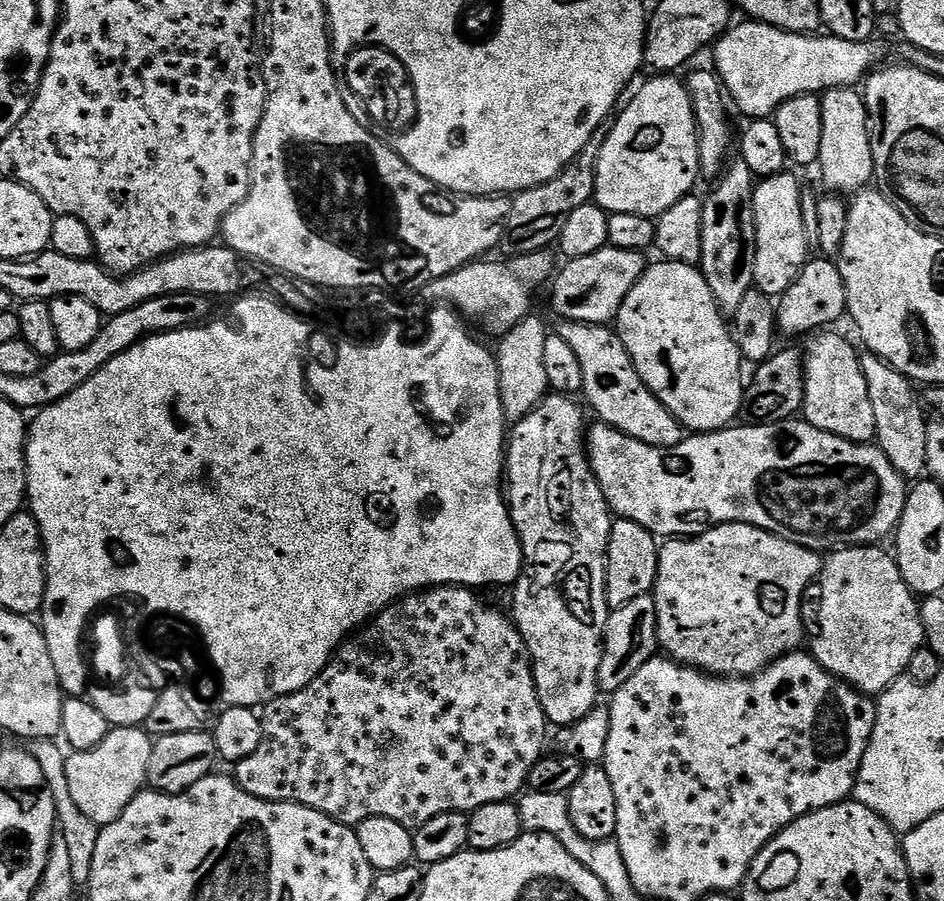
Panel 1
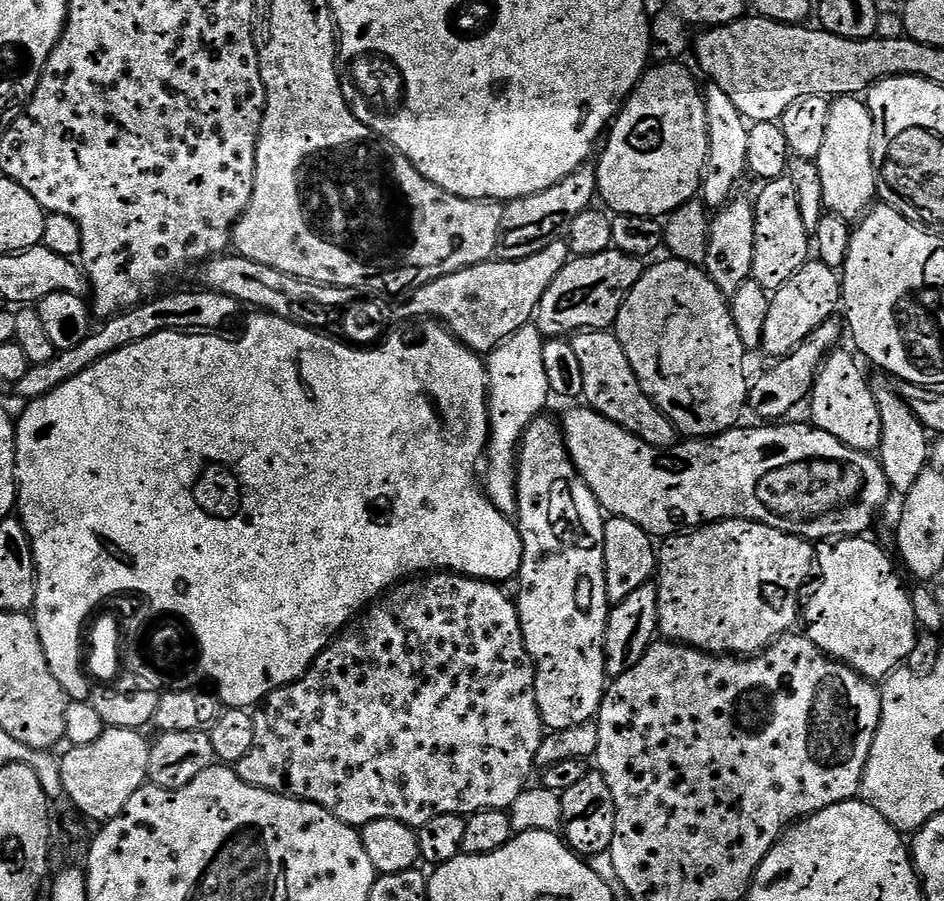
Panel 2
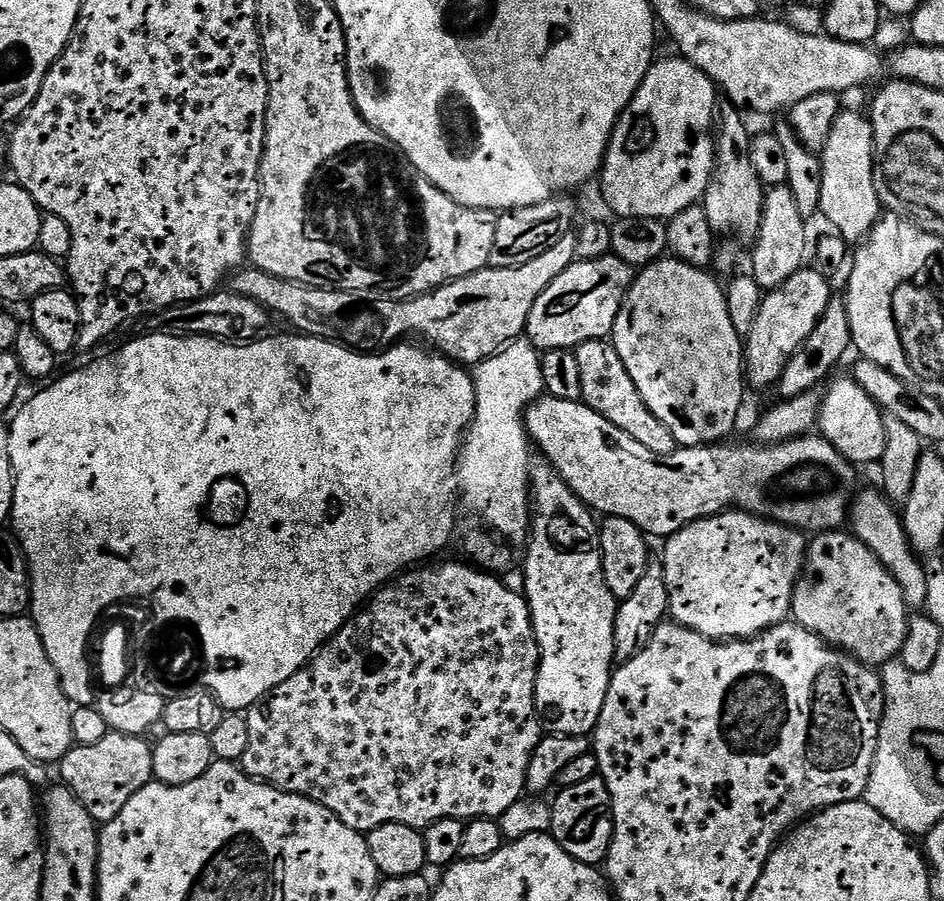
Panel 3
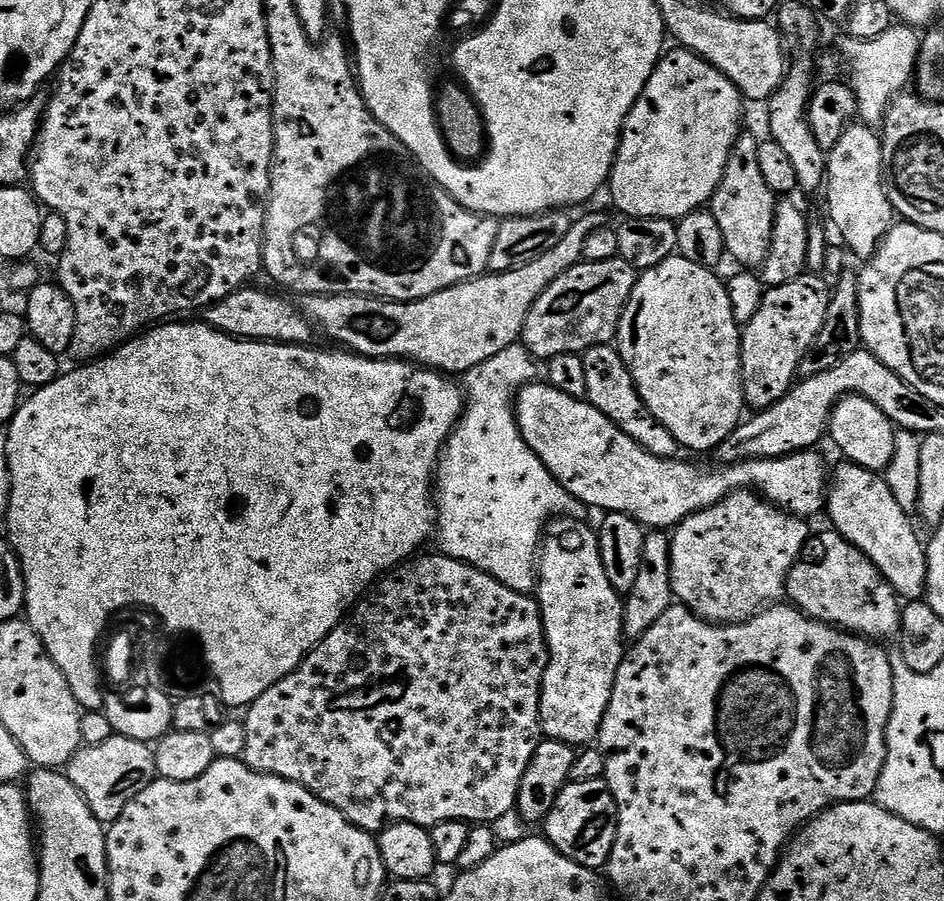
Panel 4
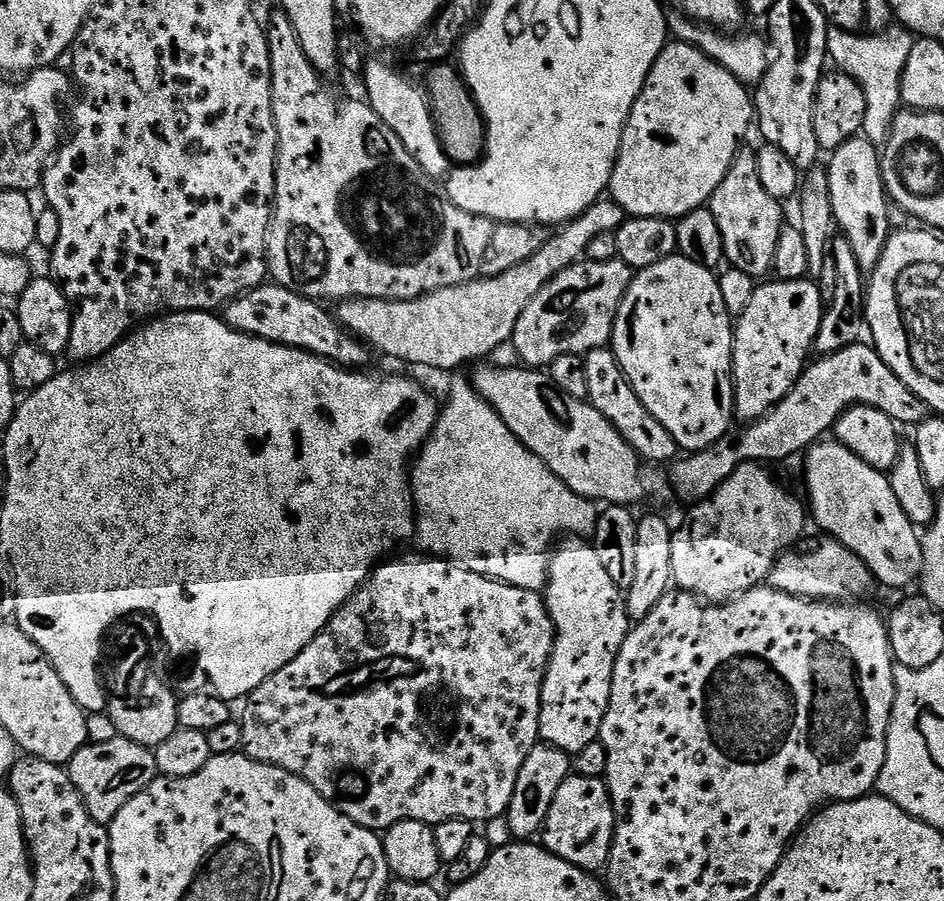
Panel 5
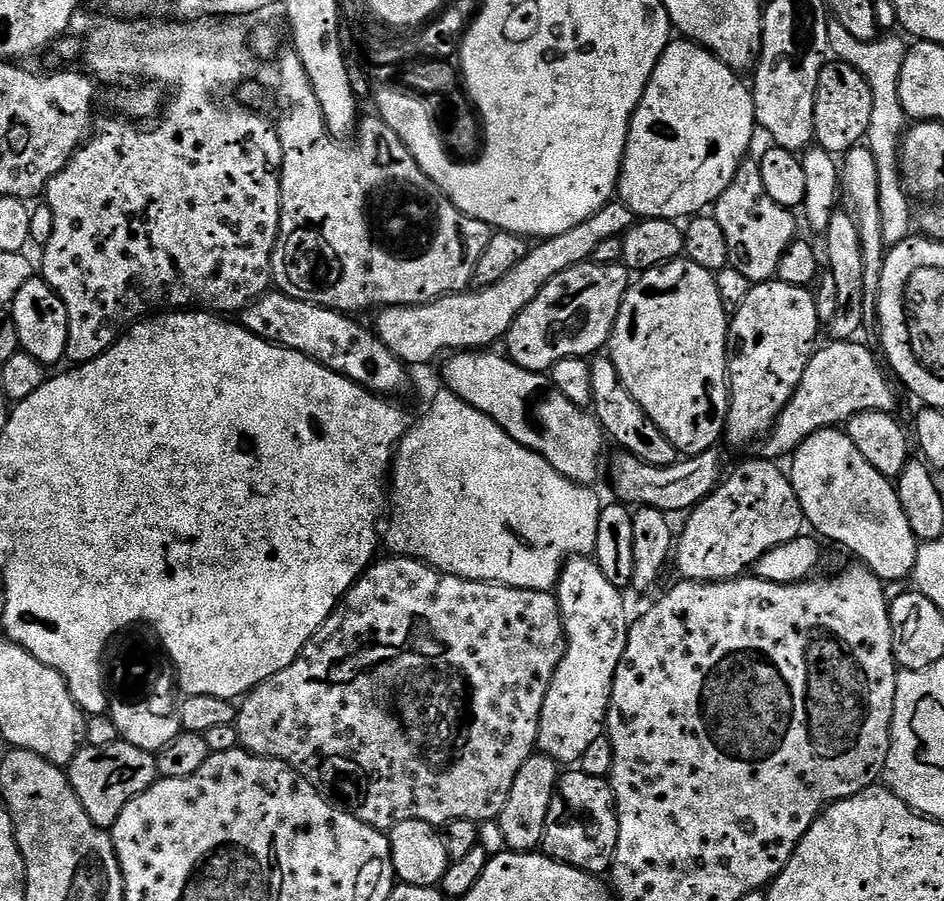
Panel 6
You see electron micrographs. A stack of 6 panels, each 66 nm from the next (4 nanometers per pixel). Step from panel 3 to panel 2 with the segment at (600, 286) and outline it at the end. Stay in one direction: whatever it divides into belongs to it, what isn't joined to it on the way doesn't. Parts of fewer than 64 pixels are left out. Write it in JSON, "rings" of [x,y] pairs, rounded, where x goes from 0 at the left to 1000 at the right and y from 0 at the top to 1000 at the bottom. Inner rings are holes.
{"rings":[[[651,277],[603,287],[568,341],[566,358],[578,375],[597,375],[620,366],[647,365],[667,322],[678,312],[683,300],[684,293],[679,285]]]}

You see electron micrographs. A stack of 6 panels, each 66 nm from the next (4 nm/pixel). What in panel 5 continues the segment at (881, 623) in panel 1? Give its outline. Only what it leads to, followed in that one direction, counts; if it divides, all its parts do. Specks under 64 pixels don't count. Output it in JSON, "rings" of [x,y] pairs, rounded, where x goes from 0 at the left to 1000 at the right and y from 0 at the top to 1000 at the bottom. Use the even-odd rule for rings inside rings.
{"rings":[[[870,594],[870,599],[860,599],[856,613],[836,610],[825,617],[818,629],[816,648],[821,656],[838,661],[850,661],[853,666],[876,666],[878,668],[915,668],[930,645],[913,619],[905,615],[895,604],[880,595]]]}

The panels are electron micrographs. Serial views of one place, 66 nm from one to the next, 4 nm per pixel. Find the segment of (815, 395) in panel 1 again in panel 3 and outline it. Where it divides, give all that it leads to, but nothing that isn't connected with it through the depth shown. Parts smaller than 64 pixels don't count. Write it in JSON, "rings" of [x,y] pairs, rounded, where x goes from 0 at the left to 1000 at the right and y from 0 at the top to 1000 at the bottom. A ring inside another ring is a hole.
{"rings":[[[905,420],[885,422],[876,427],[877,436],[874,434],[871,440],[867,467],[868,483],[877,488],[879,495],[883,495],[883,499],[888,499],[888,504],[892,504],[904,517],[931,516],[934,504],[939,504],[938,458]]]}

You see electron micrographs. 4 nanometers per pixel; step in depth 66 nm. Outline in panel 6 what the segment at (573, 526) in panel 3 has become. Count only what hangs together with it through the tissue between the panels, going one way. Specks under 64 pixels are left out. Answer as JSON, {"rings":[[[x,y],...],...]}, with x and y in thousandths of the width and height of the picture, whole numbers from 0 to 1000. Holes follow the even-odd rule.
{"rings":[[[627,619],[603,620],[593,636],[593,646],[587,654],[587,660],[593,669],[593,684],[597,687],[600,718],[595,735],[583,757],[583,766],[578,766],[578,779],[574,779],[570,830],[573,836],[585,838],[594,849],[606,850],[613,846],[617,837],[621,837],[629,819],[641,816],[648,758],[655,735],[663,721],[667,683],[665,684],[665,675],[661,671],[662,658],[649,650],[646,642],[638,637]]]}

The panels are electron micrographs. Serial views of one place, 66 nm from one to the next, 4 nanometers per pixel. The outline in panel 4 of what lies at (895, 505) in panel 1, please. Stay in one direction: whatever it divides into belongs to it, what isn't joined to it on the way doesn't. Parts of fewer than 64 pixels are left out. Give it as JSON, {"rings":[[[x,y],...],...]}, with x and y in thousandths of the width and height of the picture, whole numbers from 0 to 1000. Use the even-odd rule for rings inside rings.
{"rings":[[[556,425],[544,441],[547,472],[553,486],[570,504],[578,522],[596,539],[602,547],[624,565],[637,564],[637,569],[654,568],[673,577],[686,588],[712,588],[721,582],[728,573],[756,562],[774,546],[796,544],[809,552],[815,559],[840,573],[861,575],[874,567],[875,547],[879,541],[879,524],[873,521],[873,511],[868,501],[838,502],[835,506],[825,506],[819,511],[785,511],[783,515],[769,515],[758,519],[740,519],[737,515],[728,515],[724,508],[702,511],[676,495],[672,486],[659,482],[642,459],[623,447],[622,443],[609,444],[604,437],[595,437],[585,426]]]}

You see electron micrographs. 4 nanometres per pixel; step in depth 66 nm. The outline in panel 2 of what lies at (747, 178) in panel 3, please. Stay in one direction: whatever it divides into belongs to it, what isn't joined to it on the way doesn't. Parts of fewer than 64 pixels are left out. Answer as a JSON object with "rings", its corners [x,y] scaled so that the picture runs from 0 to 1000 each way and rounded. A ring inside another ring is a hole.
{"rings":[[[751,92],[749,97],[745,99],[745,103],[748,118],[748,140],[750,141],[750,174],[746,181],[744,221],[751,232],[762,233],[776,216],[775,208],[792,191],[790,153],[793,139],[790,137],[788,128],[782,122],[782,118],[778,118],[778,113],[773,113],[773,108],[767,101],[761,100],[761,95],[755,92]]]}

